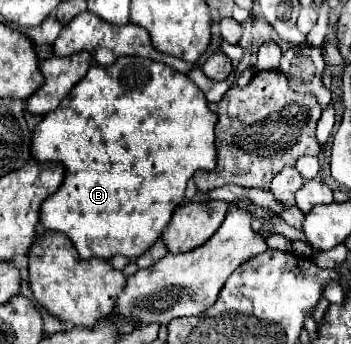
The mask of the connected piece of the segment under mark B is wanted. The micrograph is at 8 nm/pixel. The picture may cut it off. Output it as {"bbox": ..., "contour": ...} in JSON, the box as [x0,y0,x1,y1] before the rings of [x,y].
{"bbox":[33,57,217,259],"contour":[[[119,57],[111,67],[99,67],[93,65],[87,75],[69,91],[69,95],[59,103],[57,109],[49,111],[43,121],[37,125],[33,133],[33,157],[37,161],[59,161],[65,167],[65,181],[61,187],[49,195],[41,207],[41,225],[43,229],[53,229],[53,231],[63,231],[69,235],[73,241],[75,249],[79,251],[81,257],[101,257],[101,259],[111,259],[115,255],[123,255],[129,259],[135,259],[143,255],[163,233],[167,227],[173,211],[181,205],[183,201],[183,191],[187,187],[187,181],[193,177],[197,169],[215,169],[217,165],[217,151],[215,151],[215,125],[217,125],[217,115],[207,107],[203,91],[191,83],[187,75],[181,75],[179,71],[171,69],[169,65],[145,57]]]}

